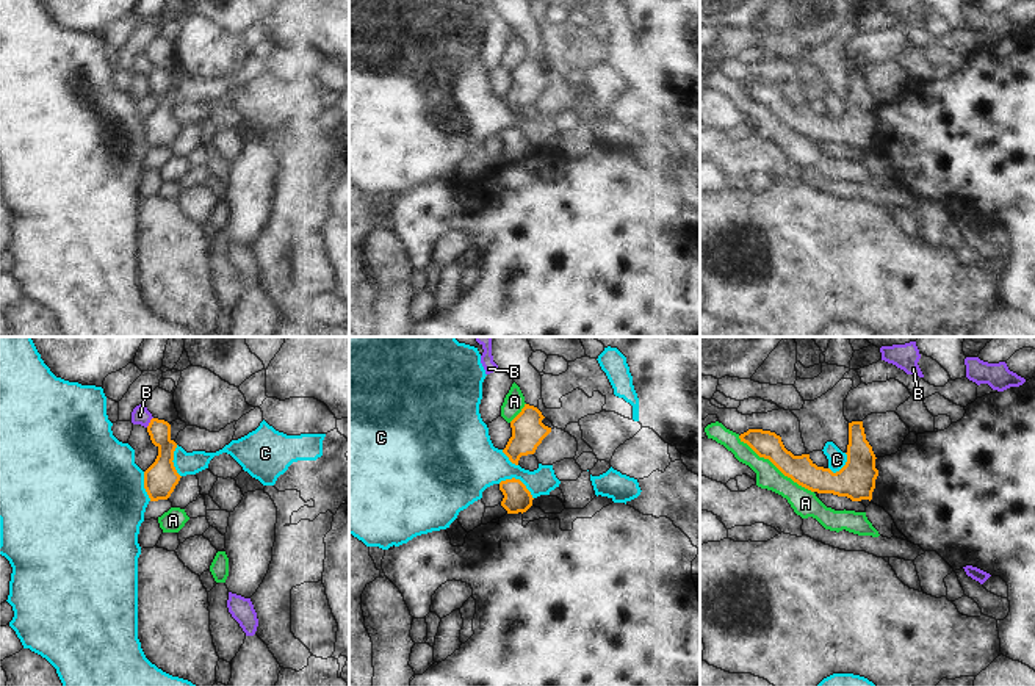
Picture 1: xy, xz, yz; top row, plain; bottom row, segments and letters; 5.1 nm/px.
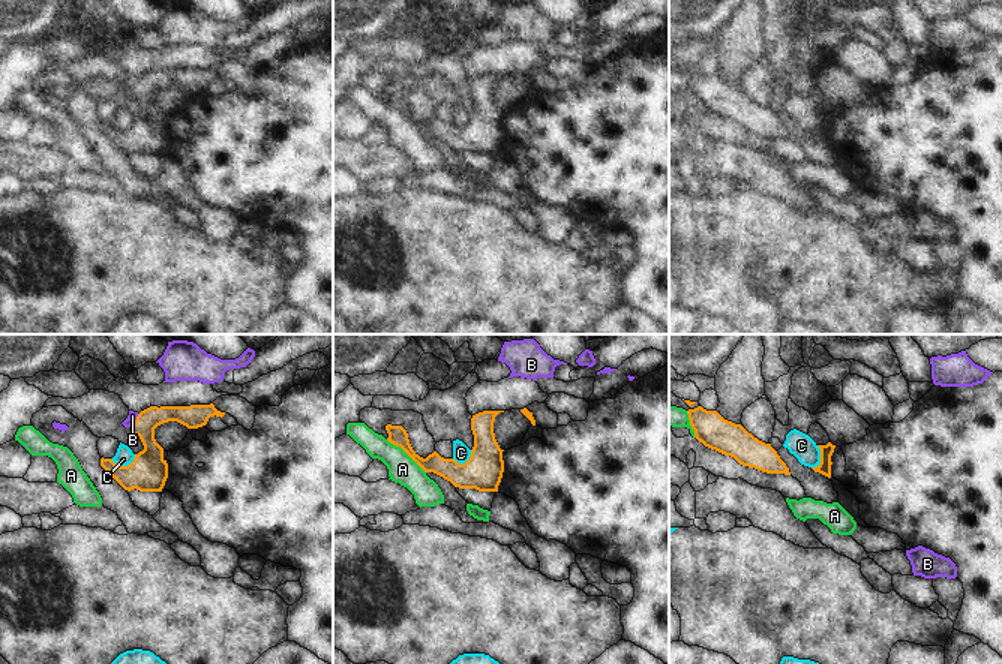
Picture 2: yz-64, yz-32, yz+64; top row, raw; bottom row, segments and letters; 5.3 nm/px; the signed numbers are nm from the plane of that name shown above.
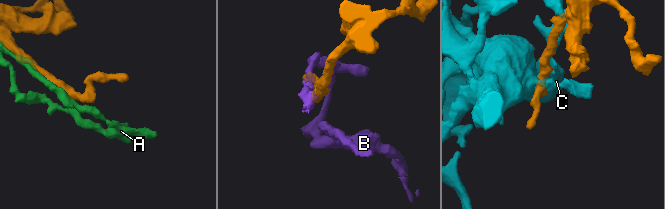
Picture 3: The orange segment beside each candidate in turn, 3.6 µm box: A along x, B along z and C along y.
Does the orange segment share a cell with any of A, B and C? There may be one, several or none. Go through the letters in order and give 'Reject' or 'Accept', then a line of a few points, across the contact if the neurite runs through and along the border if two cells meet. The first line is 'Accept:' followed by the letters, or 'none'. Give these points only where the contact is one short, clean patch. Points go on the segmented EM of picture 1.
Accept: none
A: Reject
B: Reject. Line: xy (152, 417), (146, 426)
C: Reject. Line: xz (498, 483), (517, 478), (533, 498).

